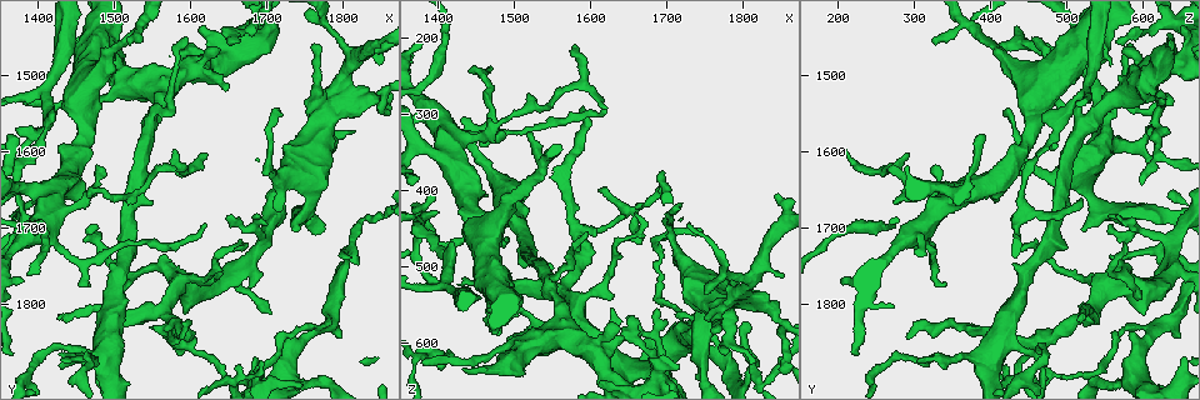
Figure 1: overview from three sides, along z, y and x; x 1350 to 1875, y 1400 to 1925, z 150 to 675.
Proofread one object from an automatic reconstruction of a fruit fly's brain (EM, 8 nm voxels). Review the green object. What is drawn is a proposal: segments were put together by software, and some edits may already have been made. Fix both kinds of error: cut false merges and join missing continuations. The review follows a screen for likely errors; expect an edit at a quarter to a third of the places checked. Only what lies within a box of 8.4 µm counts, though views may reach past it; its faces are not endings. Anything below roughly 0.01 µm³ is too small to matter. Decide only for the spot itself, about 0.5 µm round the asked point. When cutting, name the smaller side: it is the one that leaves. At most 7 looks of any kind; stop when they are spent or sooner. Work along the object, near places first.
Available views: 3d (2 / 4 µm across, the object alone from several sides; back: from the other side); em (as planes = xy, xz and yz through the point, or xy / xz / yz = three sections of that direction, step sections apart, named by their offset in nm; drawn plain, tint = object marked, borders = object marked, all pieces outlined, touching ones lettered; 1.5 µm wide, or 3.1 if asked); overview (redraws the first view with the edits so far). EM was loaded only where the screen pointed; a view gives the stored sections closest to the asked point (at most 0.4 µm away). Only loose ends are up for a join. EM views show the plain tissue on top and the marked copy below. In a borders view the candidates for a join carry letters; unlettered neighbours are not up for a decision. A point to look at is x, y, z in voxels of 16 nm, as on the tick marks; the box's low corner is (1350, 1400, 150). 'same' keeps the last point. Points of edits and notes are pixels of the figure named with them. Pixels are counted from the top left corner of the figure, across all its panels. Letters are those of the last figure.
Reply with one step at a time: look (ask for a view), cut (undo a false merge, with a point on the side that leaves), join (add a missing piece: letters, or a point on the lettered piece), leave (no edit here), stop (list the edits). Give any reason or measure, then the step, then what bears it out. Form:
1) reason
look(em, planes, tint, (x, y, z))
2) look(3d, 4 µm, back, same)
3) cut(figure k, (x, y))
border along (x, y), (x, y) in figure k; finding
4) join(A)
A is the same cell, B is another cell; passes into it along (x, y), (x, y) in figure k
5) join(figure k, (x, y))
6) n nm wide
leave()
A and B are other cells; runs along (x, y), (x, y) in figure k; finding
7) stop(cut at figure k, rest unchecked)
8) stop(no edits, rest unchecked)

branch stops here
look(em, xy, step 4, tint, (1810, 1575, 625))

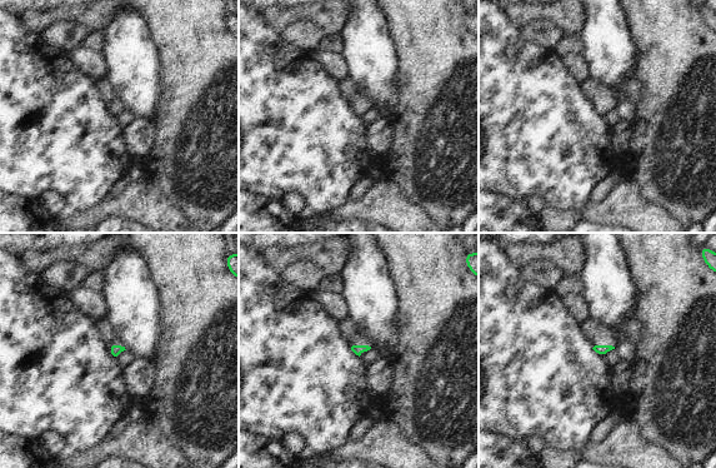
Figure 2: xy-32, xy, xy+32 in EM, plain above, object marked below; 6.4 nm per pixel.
look(em, planes, borders, same)

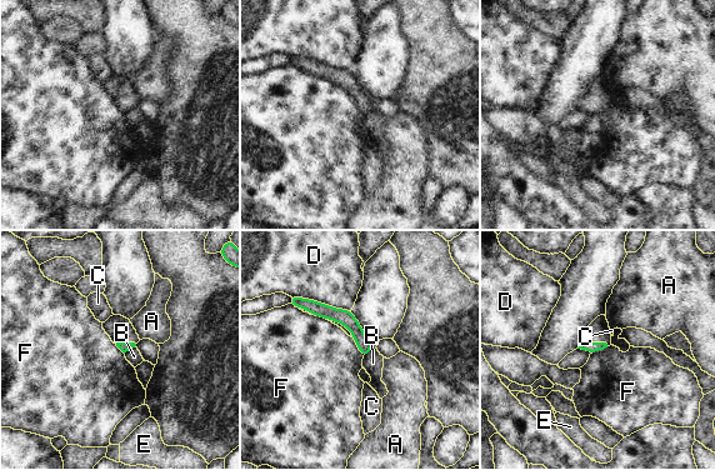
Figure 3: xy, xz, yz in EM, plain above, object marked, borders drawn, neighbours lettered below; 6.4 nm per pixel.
leave()
A, B, C, D, E and F are other cells; runs along (303, 303), (343, 316), (368, 348) in figure 3; none of them fits

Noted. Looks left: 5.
thin end
look(em, 3.1 µm, xz, step 16, borders, (1430, 1820, 525))

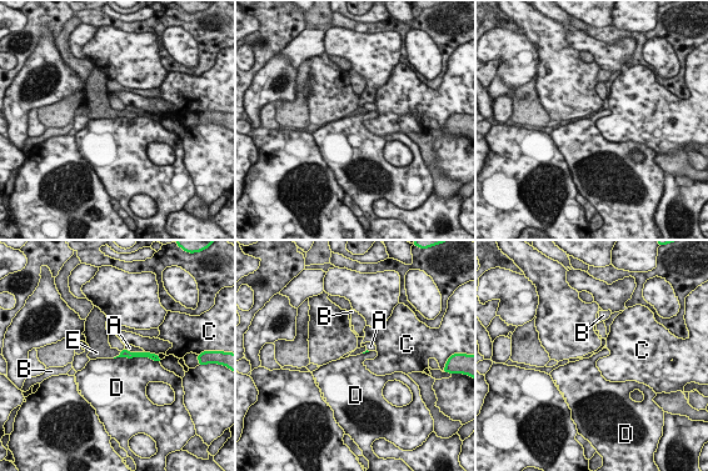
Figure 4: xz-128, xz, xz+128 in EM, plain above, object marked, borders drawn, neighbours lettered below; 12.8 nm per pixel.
join(E)
E is the same cell, A, B, C and D are other cells; the neuron continues

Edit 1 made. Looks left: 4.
see it whole again
look(overview)

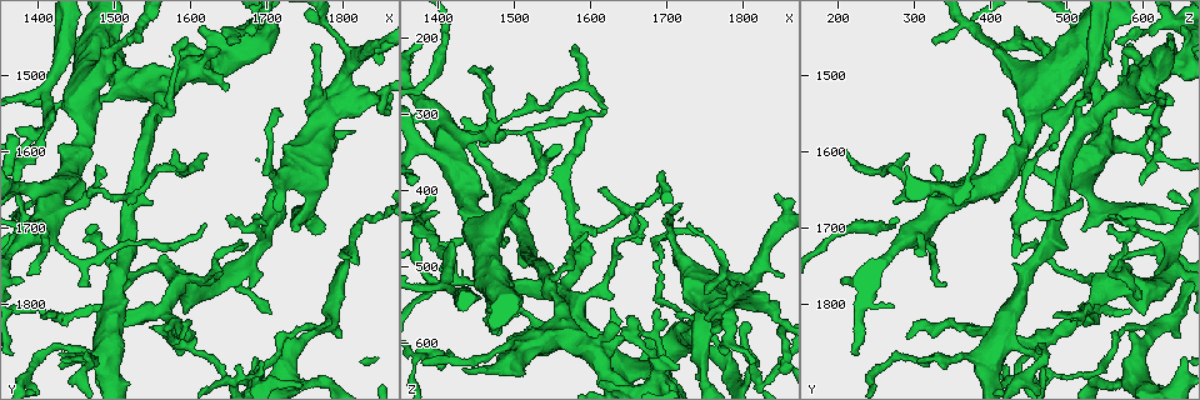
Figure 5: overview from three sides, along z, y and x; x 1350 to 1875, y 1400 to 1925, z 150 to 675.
tapers out
look(em, xy, step 4, borders, (1690, 1880, 395))

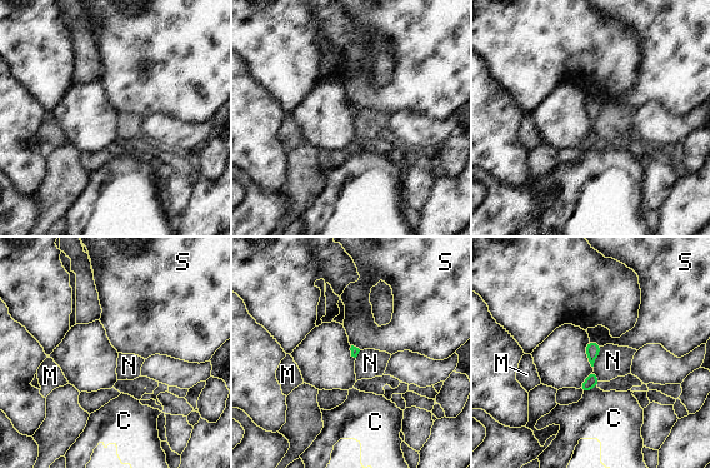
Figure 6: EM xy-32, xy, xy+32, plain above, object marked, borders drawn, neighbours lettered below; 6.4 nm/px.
look(em, planes, borders, same)

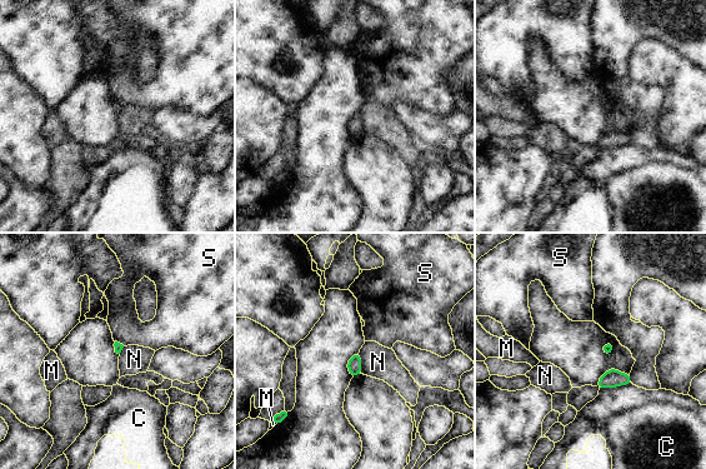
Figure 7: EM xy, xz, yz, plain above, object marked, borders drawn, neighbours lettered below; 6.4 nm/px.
leave()
C, M, N and S are other cells; border along (359, 352), (361, 373) in figure 7; no lettered piece goes on from it

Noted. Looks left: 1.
stop(join at figure 4, rest unchecked)

